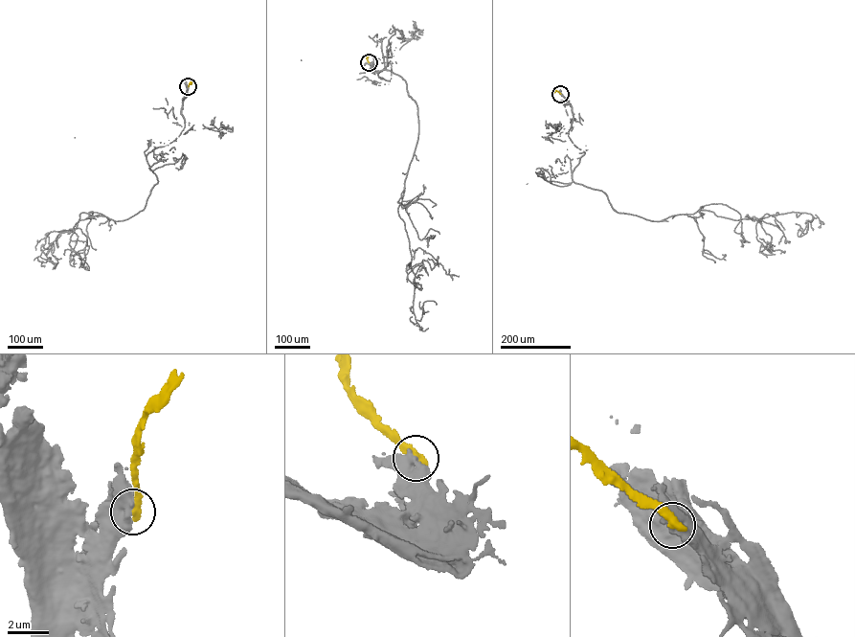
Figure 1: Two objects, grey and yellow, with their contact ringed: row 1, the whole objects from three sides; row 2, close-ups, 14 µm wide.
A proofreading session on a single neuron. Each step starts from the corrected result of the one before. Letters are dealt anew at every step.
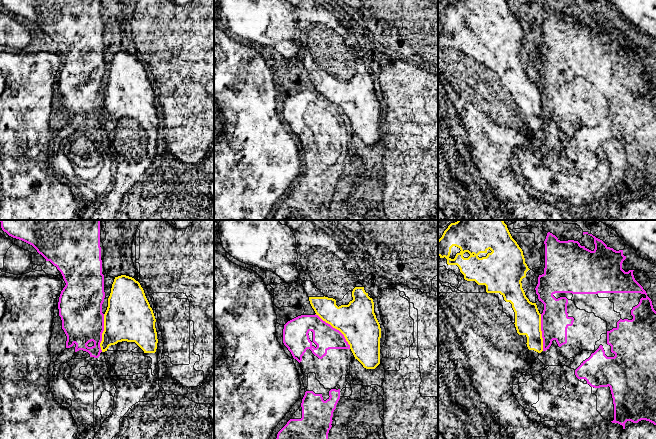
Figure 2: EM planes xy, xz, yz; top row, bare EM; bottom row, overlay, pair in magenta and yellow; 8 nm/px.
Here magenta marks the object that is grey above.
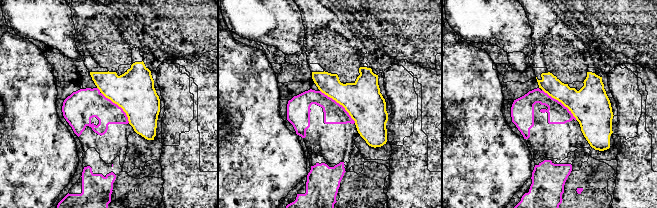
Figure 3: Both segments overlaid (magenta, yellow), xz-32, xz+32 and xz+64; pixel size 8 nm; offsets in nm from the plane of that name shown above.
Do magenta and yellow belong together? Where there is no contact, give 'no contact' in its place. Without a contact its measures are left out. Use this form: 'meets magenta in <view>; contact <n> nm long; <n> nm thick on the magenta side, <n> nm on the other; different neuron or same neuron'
meets magenta in xz; contact 400 nm long; 200 nm thick on the magenta side, 300 nm on the other; different neuron

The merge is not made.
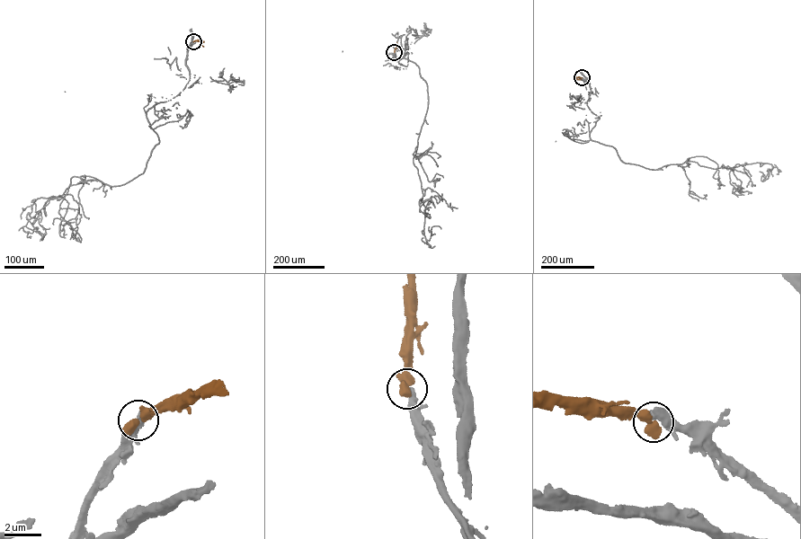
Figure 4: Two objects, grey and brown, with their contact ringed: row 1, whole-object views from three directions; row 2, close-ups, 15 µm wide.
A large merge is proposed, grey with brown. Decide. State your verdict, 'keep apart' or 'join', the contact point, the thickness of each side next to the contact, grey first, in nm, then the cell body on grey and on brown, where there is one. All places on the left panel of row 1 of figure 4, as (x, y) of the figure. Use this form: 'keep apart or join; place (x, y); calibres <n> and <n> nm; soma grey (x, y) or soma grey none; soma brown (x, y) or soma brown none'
keep apart; place (193, 41); calibres 480 and 600 nm; soma grey none; soma brown none

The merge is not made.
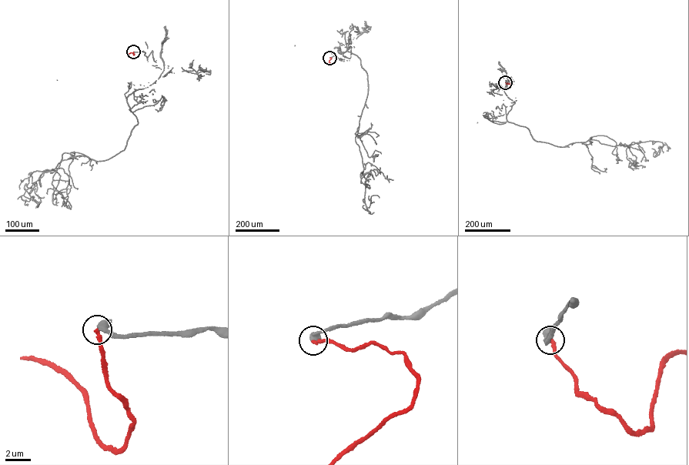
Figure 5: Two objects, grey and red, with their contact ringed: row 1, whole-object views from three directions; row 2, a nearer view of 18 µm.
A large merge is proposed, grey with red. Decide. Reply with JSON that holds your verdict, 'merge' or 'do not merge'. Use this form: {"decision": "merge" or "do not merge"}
{"decision": "do not merge"}

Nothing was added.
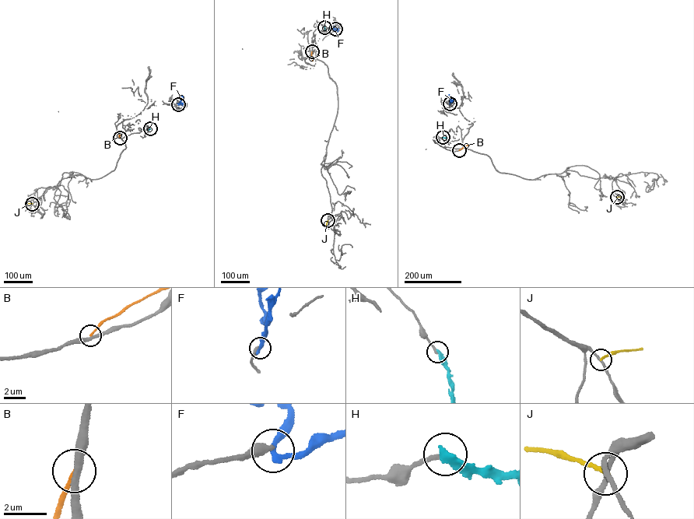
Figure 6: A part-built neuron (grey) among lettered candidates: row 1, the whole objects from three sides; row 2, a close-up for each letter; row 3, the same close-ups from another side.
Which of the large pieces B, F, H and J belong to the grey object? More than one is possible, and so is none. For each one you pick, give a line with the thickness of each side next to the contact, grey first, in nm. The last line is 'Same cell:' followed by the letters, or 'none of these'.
Same cell: none of these

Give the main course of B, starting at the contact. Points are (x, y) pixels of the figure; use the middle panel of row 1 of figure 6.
B: (311, 51), (313, 61)

